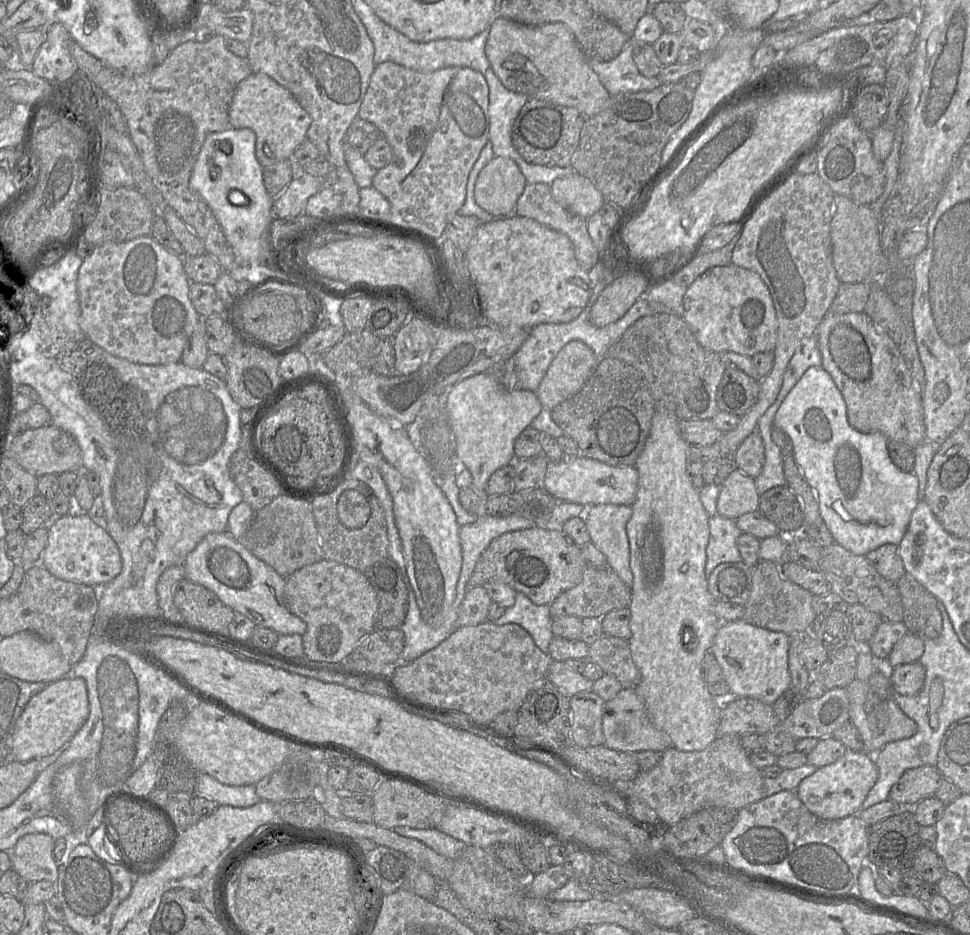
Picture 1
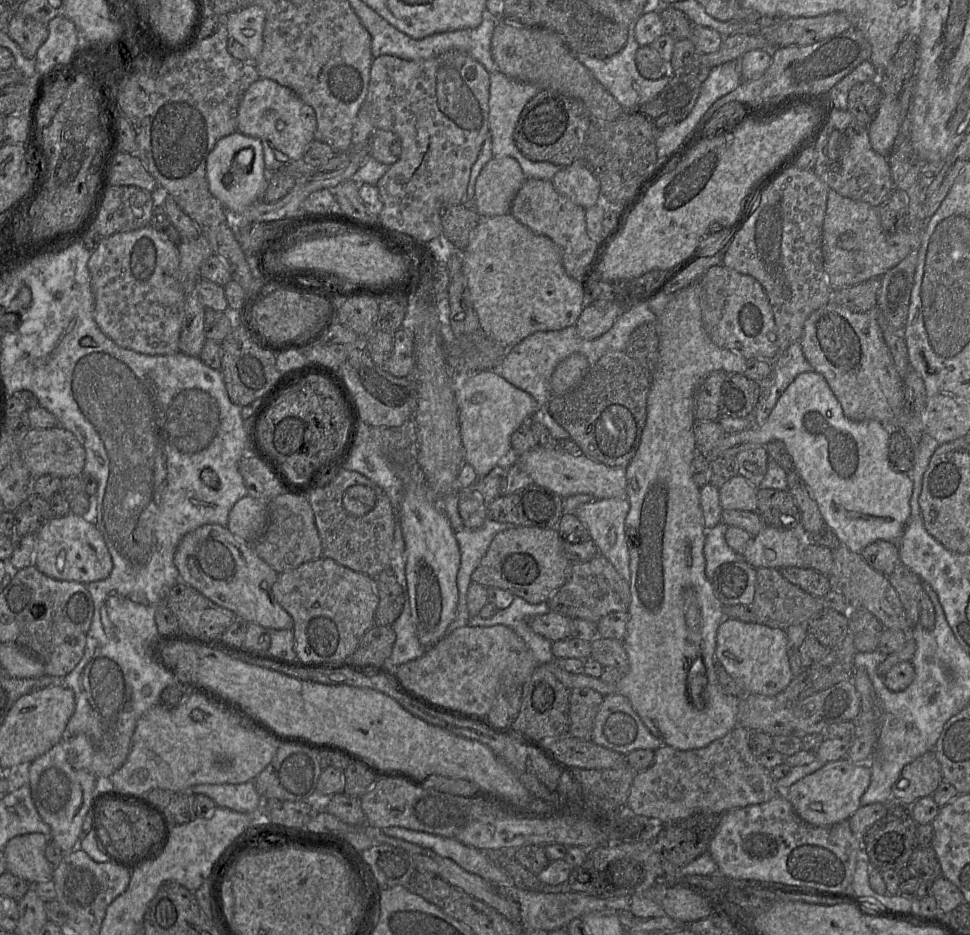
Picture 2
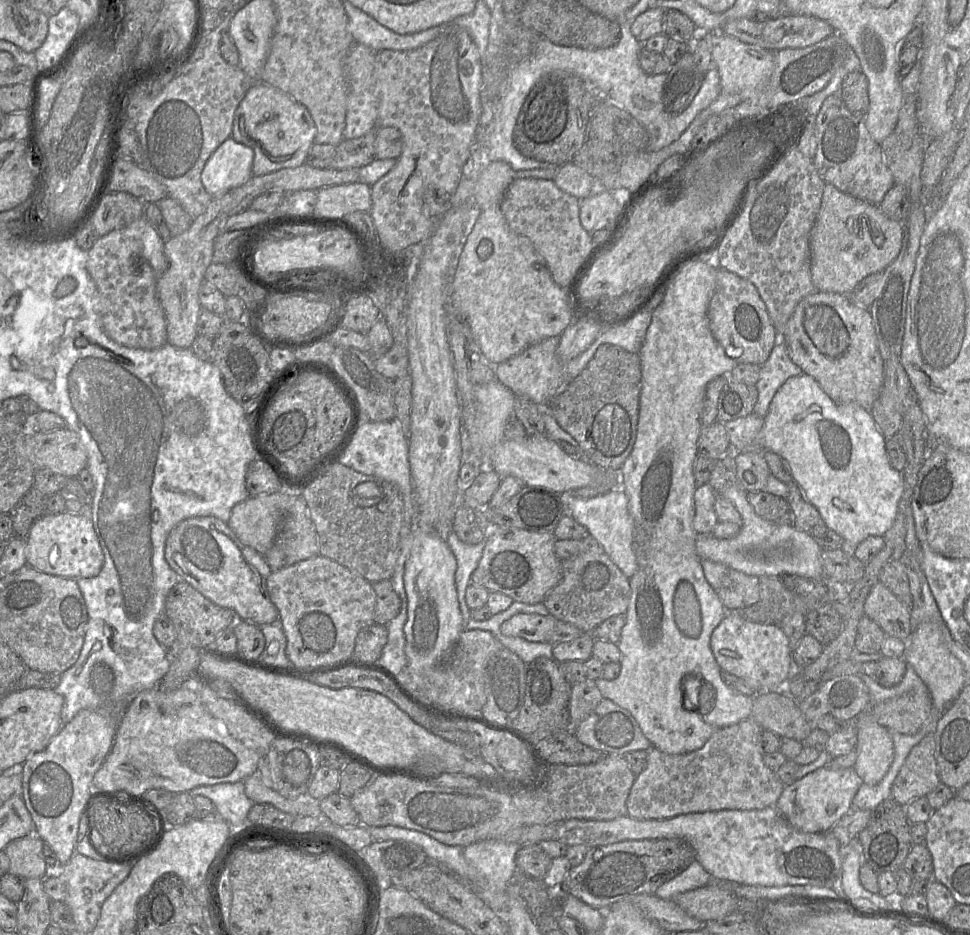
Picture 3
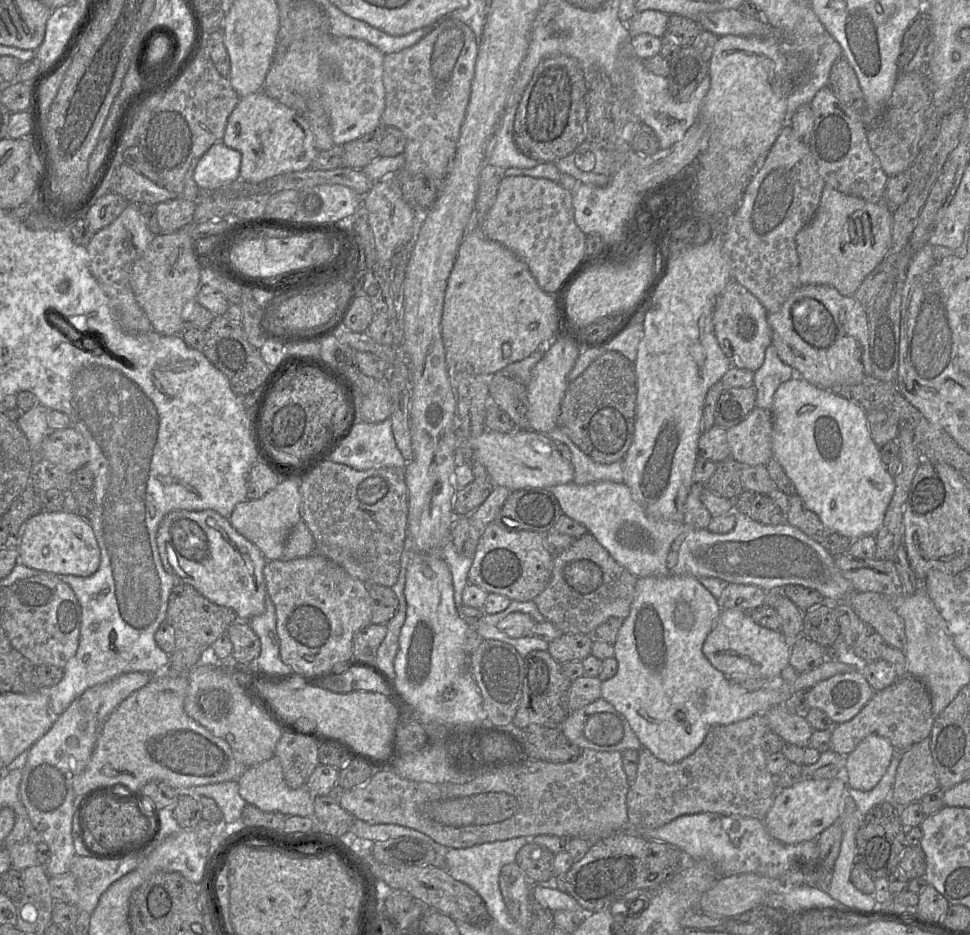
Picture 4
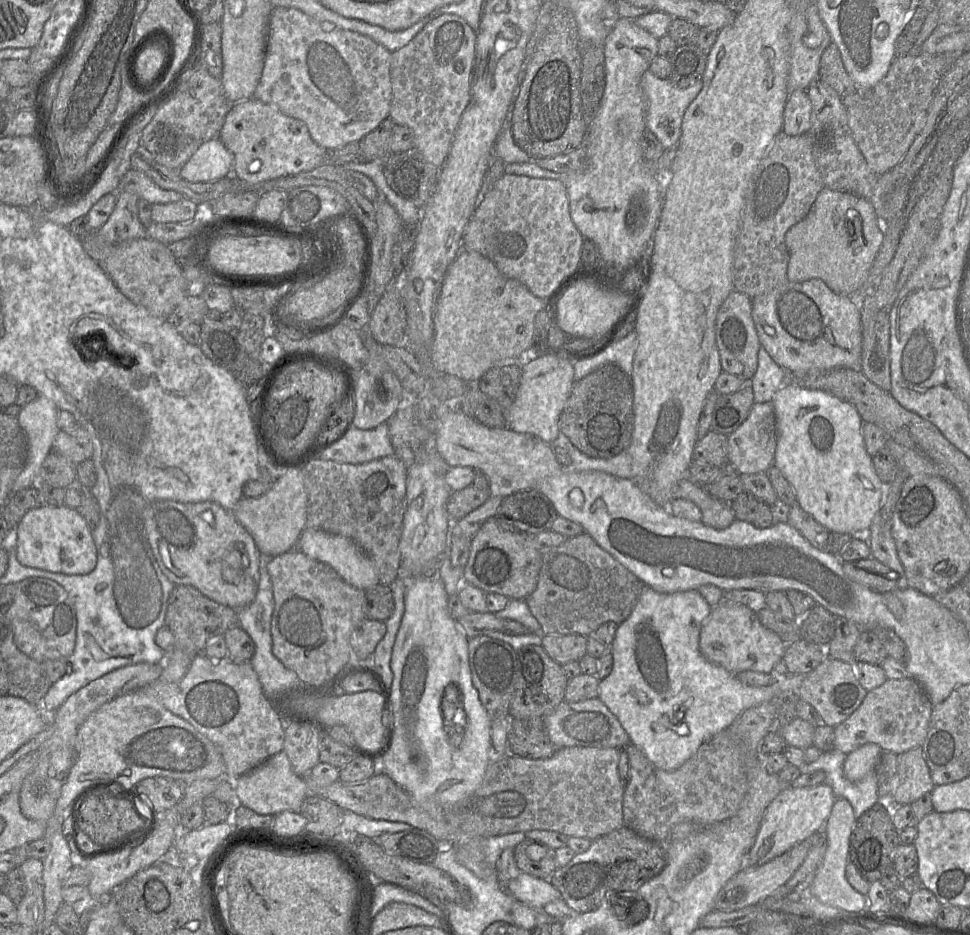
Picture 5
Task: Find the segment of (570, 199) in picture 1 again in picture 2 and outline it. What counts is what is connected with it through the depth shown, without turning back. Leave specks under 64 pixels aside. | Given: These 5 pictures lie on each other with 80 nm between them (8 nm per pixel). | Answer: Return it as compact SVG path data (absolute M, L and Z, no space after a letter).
M576 160L561 168L552 178L555 190L584 209L596 205L600 198L600 184L590 168Z

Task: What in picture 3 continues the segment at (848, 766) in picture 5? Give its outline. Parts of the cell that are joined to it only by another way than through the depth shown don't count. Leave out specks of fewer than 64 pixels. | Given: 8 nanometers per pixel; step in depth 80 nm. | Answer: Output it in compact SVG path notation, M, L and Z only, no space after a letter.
M869 706L856 719L858 740L854 770L863 784L876 785L887 773L894 759L890 732L876 721Z

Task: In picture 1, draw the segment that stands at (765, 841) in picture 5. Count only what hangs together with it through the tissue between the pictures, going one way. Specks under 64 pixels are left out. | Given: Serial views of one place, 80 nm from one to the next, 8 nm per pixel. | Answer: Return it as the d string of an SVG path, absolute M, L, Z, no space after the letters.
M848 750L832 764L820 767L801 781L796 794L805 807L823 820L836 820L858 814L868 792L878 778L874 755Z

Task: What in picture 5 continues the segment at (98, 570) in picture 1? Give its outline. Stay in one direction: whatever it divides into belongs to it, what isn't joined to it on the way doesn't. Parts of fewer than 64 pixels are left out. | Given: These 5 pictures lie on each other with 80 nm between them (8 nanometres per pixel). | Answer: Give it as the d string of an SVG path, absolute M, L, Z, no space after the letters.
M43 504L30 509L16 530L16 557L23 566L67 575L86 575L97 564L93 531L77 509Z

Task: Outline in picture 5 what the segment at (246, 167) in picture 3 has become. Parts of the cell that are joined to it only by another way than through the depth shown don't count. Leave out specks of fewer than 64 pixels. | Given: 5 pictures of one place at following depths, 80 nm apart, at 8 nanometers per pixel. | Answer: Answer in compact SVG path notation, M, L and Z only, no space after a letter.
M219 137L202 144L180 170L180 177L188 182L209 182L227 177L233 173L234 155L225 147Z

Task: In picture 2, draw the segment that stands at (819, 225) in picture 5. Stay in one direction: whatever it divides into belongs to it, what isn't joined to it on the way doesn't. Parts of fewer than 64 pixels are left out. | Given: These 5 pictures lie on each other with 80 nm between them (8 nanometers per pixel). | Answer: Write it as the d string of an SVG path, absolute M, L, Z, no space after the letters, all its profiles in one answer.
M829 189L822 228L822 252L824 270L833 291L874 277L881 278L911 252L915 241L916 235L908 229L895 233L884 231L877 207Z

